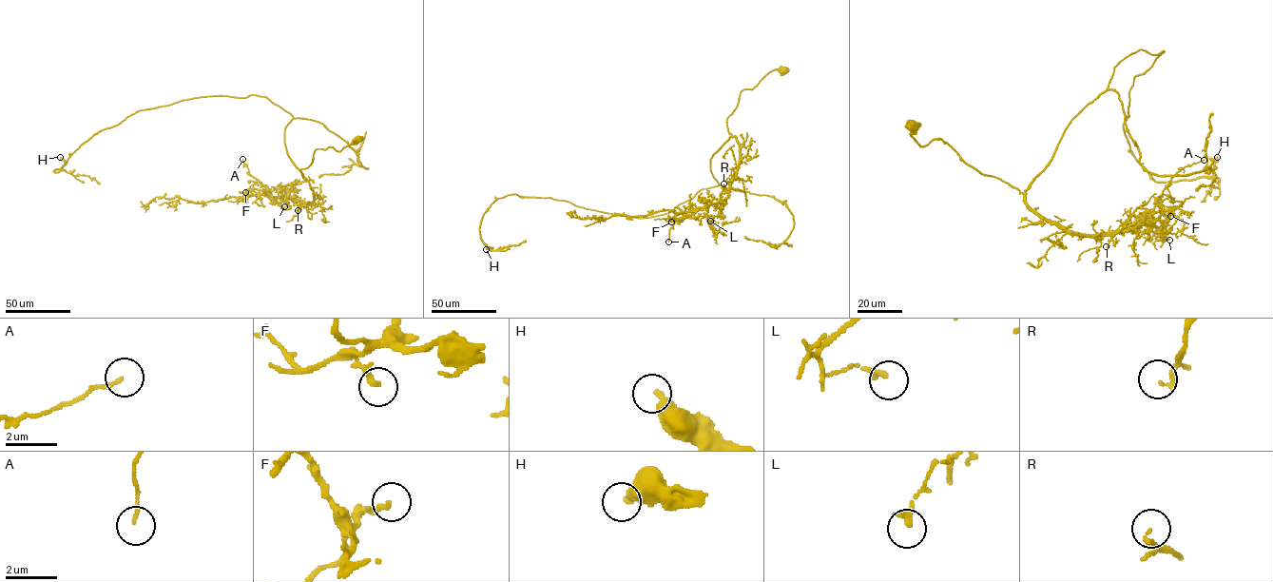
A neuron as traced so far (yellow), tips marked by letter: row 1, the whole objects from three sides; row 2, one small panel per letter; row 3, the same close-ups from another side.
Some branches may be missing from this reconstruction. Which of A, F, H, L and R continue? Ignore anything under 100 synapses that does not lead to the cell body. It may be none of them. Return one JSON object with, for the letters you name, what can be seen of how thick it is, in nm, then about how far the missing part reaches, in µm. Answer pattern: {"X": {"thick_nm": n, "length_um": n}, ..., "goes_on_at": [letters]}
{"goes_on_at": []}

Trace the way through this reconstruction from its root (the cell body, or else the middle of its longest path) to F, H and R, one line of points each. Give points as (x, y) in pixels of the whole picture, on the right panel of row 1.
F: (913, 126), (921, 145), (940, 139), (1068, 230), (1119, 233), (1156, 221), (1163, 211), (1170, 216)
H: (913, 126), (1023, 193), (1115, 66), (1164, 51), (1128, 91), (1129, 150), (1158, 182), (1211, 177), (1217, 157)
R: (913, 126), (921, 145), (940, 139), (982, 174), (1024, 193), (1047, 220), (1080, 233), (1114, 233), (1106, 246)

